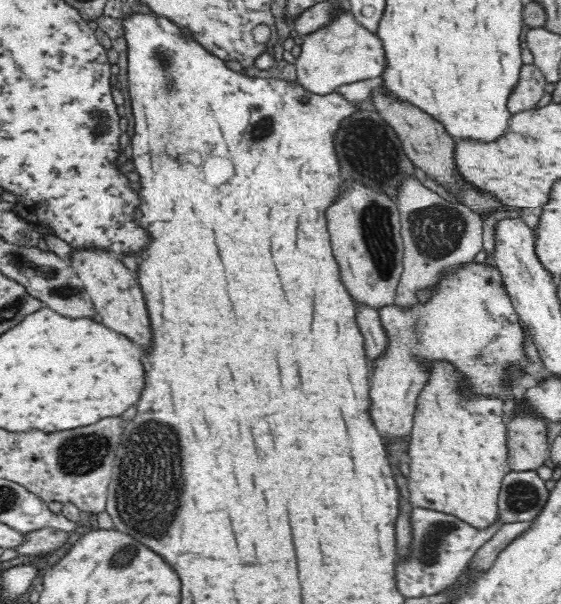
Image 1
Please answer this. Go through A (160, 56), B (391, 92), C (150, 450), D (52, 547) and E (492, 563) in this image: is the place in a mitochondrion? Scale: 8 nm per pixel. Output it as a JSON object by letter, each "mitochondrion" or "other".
{"A":"mitochondrion","B":"other","C":"mitochondrion","D":"other","E":"other"}

